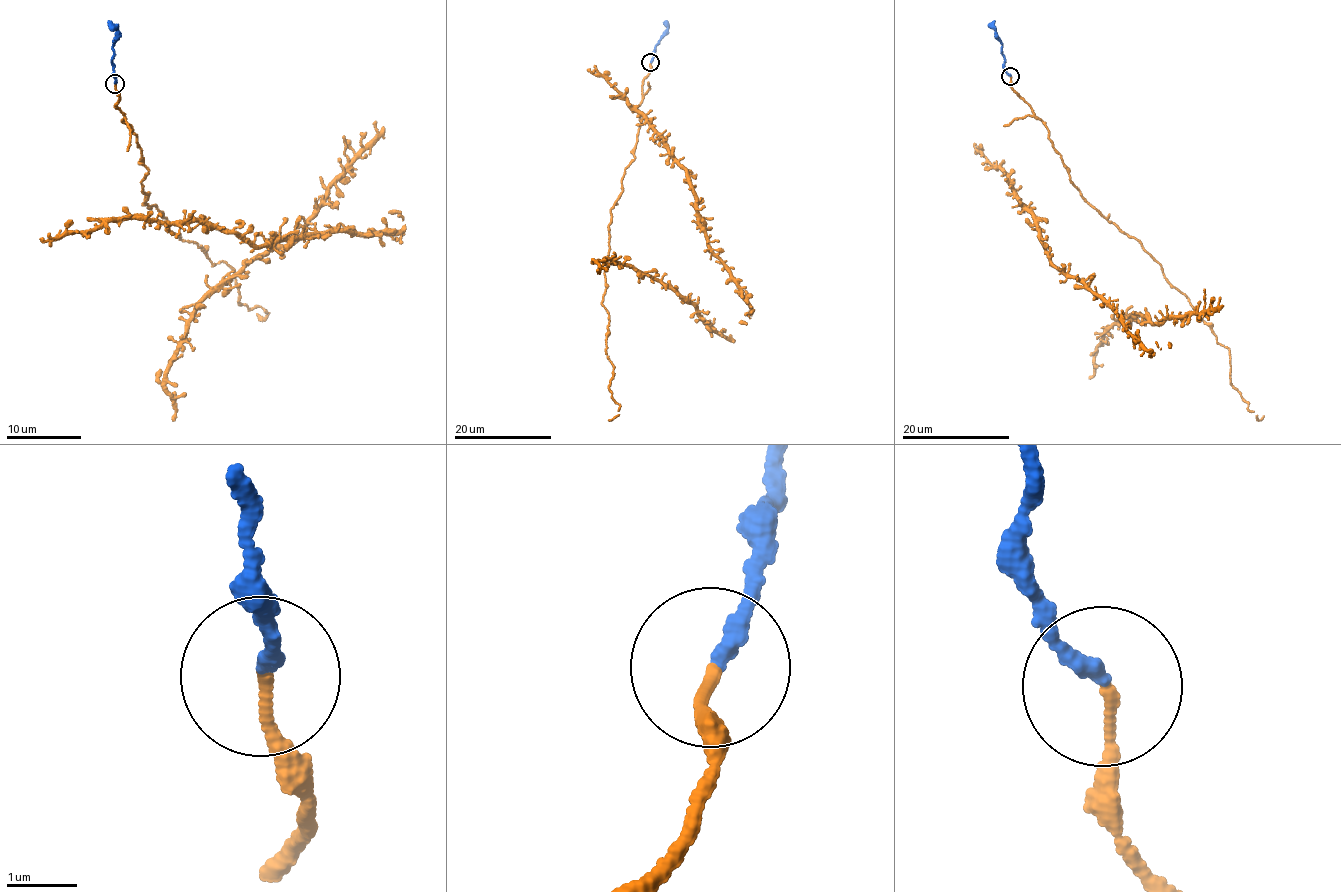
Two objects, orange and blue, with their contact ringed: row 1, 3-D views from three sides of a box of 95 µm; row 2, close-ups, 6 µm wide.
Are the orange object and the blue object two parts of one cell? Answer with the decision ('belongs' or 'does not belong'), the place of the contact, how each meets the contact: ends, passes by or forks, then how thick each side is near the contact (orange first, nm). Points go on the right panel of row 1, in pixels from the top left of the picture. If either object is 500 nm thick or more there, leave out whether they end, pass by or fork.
does not belong; at (1010, 76); orange ends there; blue ends there; 140 nm thick on the orange side, 220 nm on the other

